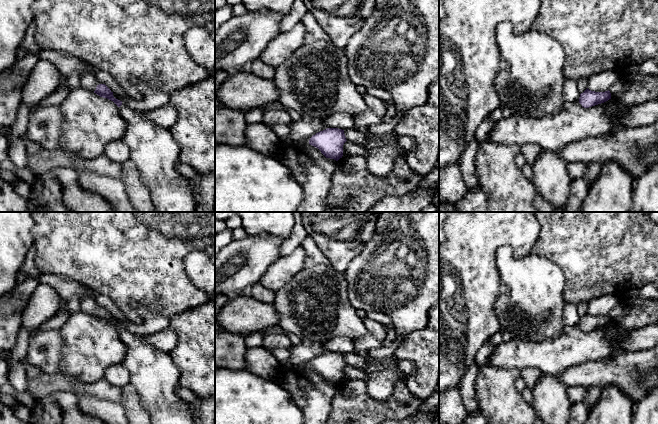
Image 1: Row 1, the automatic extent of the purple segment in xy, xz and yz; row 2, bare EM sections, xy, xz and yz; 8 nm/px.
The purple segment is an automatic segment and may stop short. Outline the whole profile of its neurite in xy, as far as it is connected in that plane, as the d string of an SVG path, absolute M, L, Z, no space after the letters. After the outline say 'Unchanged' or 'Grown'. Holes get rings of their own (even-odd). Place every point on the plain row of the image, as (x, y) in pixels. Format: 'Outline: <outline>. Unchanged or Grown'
Outline: M105 308L97 309L94 317L119 331L127 348L122 364L130 373L130 383L136 387L140 405L148 413L150 423L195 424L189 403L175 394L180 386L180 375L169 353L152 346L145 335L133 334L116 323Z. Grown

